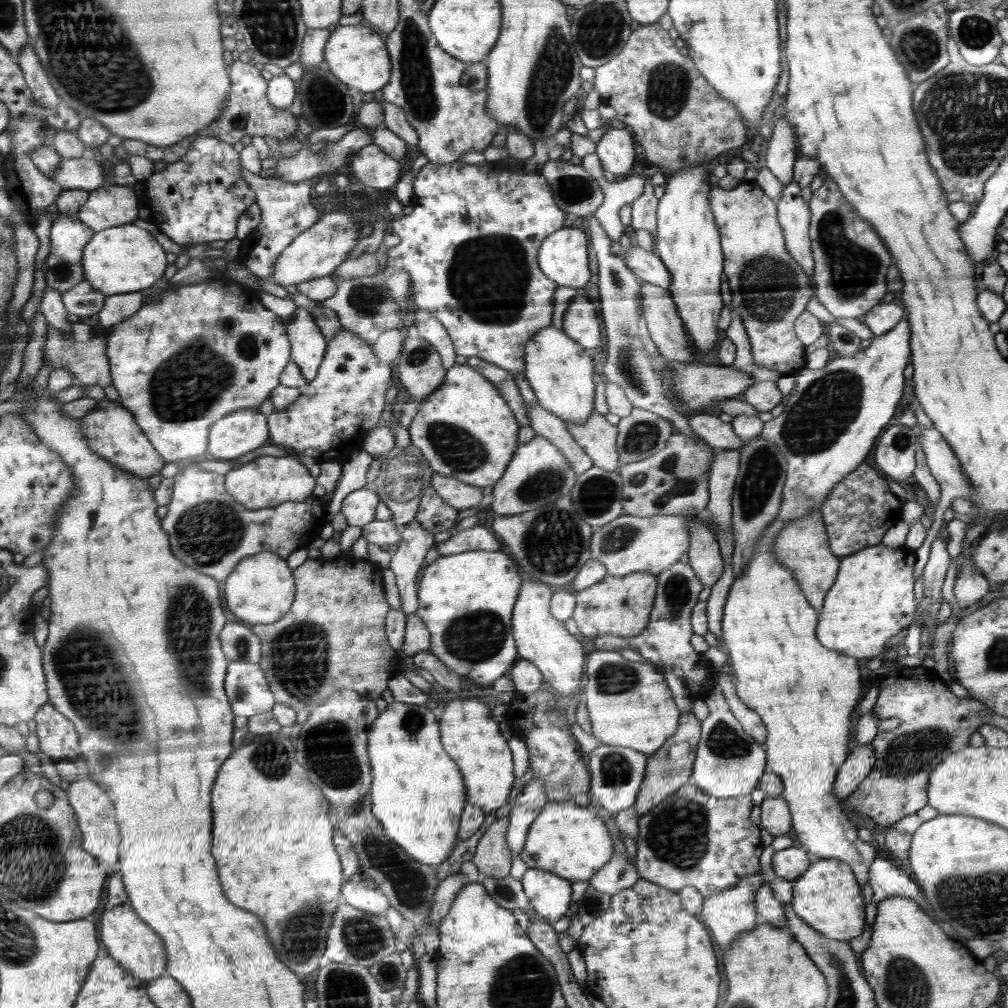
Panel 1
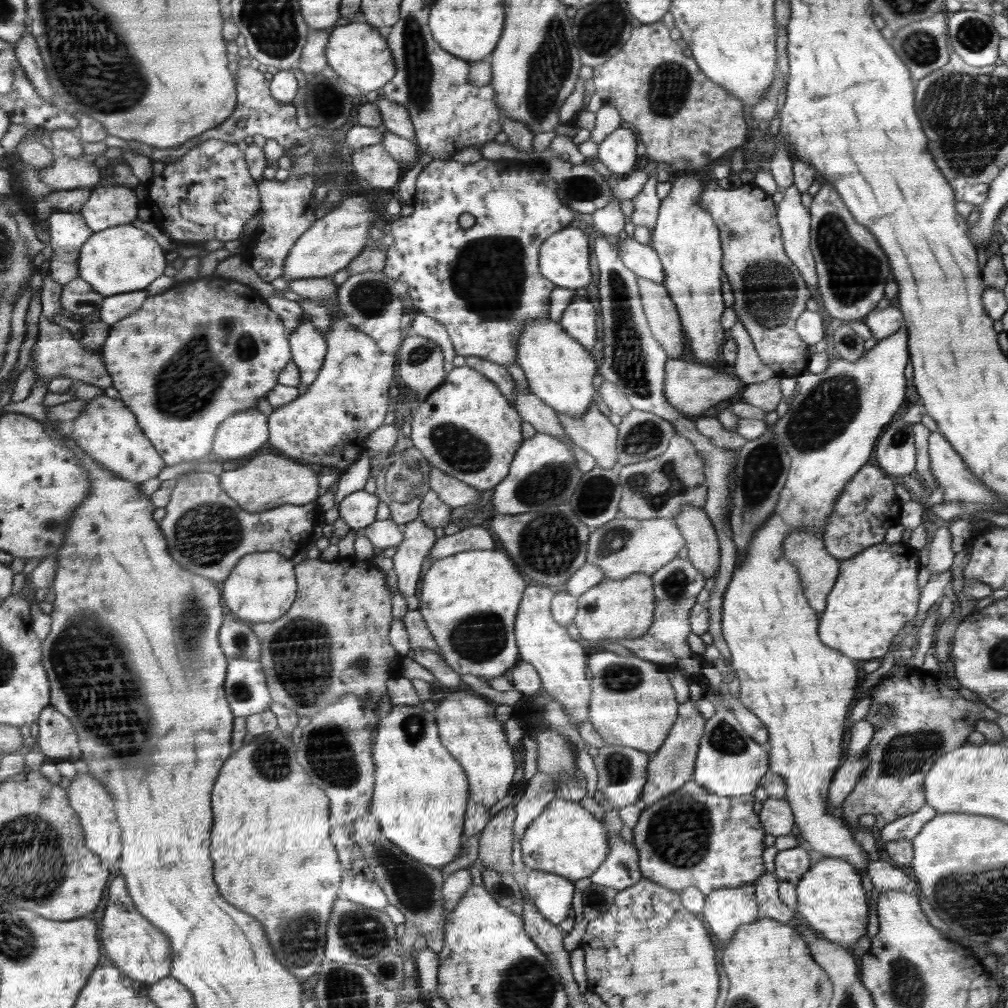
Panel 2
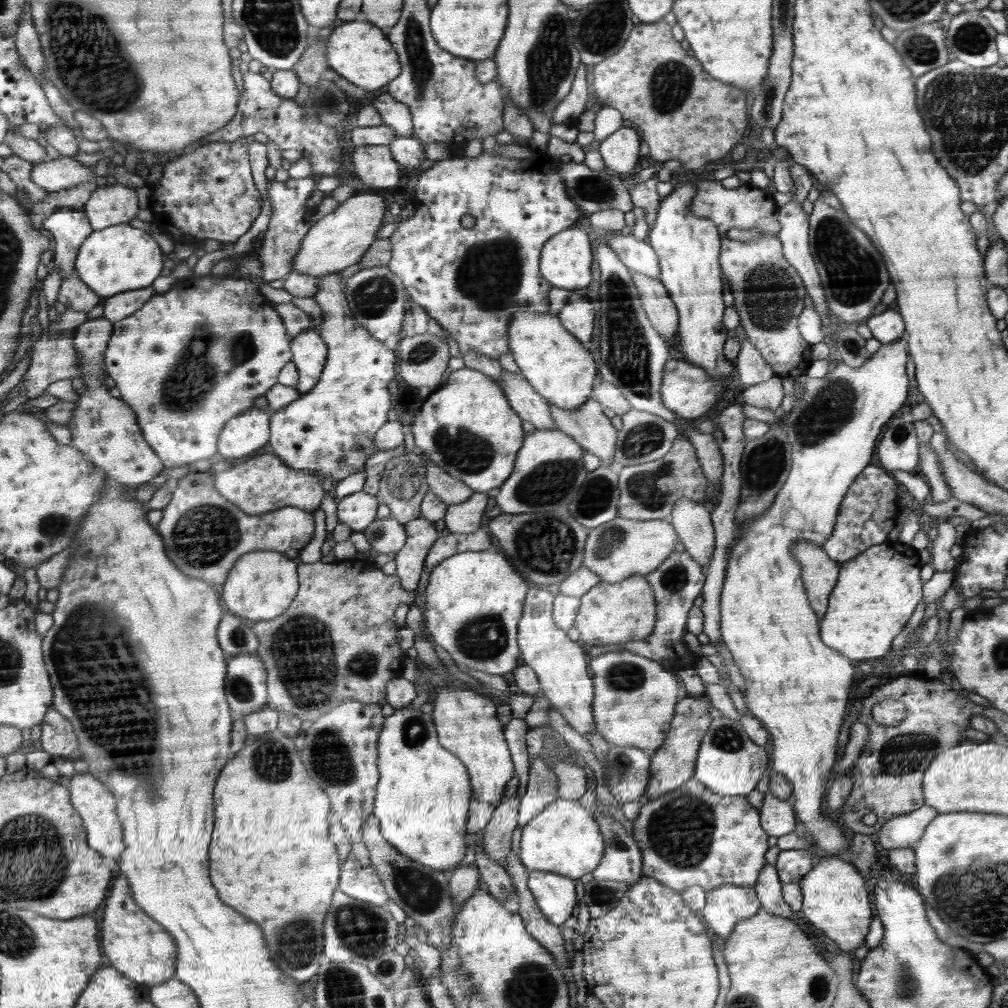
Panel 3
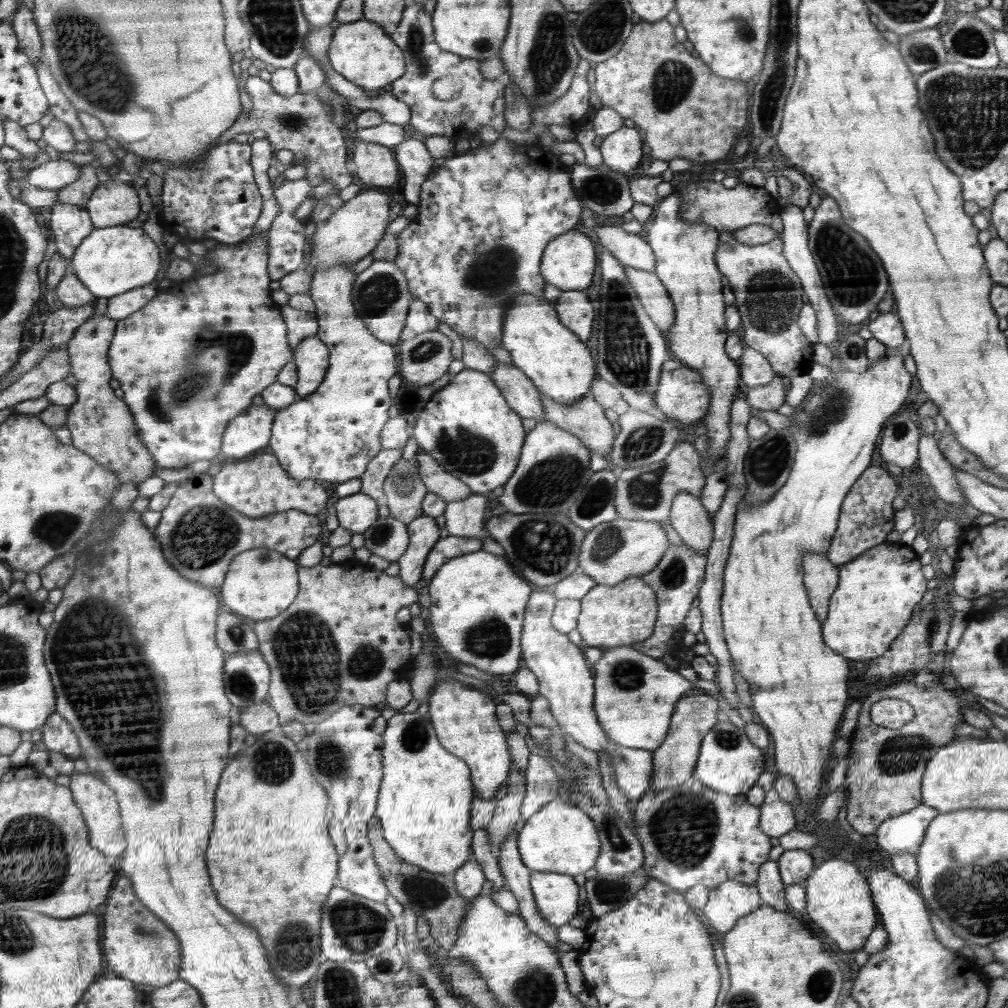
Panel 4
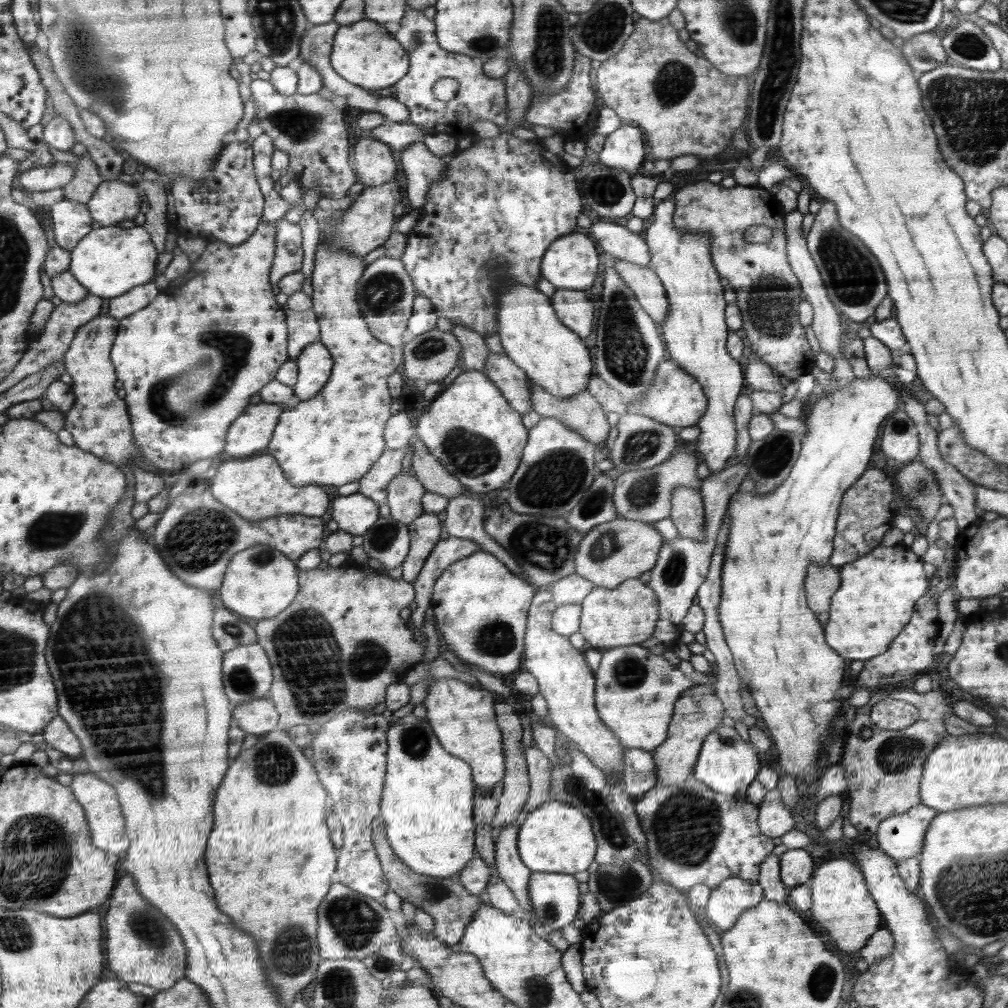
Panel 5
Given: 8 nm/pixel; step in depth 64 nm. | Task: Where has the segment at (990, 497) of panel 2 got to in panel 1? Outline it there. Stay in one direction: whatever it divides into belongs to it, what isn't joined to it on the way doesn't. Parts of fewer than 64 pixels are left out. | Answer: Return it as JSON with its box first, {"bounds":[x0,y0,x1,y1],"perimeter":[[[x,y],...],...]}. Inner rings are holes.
{"bounds":[916,427,971,576],"perimeter":[[[921,427],[921,436],[918,436],[921,447],[924,449],[926,462],[928,463],[931,475],[936,479],[936,482],[941,486],[941,497],[935,506],[934,521],[930,527],[930,530],[926,534],[926,538],[920,548],[916,551],[920,552],[920,560],[916,560],[916,572],[920,572],[920,576],[924,572],[924,568],[930,558],[930,549],[932,543],[936,540],[937,534],[941,532],[942,525],[944,523],[944,513],[947,508],[951,508],[952,502],[956,498],[971,498],[971,484],[967,481],[965,474],[963,473],[961,464],[959,463],[958,457],[954,454],[952,447],[947,443],[947,440],[940,434],[940,432],[933,429],[927,429]]]}

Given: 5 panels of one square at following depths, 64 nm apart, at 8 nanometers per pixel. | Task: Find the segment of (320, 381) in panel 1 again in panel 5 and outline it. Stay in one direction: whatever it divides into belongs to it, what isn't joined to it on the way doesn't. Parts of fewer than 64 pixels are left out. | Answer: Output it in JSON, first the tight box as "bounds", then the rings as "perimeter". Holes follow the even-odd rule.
{"bounds":[268,212,399,488],"perimeter":[[[336,212],[330,218],[322,220],[319,232],[321,239],[316,247],[311,274],[313,286],[311,309],[318,319],[319,341],[327,345],[331,357],[334,358],[335,367],[332,367],[331,378],[318,395],[310,400],[300,401],[294,408],[286,408],[283,411],[279,424],[275,427],[274,438],[268,447],[268,452],[279,461],[287,479],[292,484],[300,486],[305,484],[324,486],[326,484],[337,488],[359,481],[372,468],[386,448],[386,426],[390,418],[390,404],[392,404],[386,378],[392,372],[399,370],[394,366],[392,346],[378,340],[370,332],[357,303],[357,284],[366,267],[364,257],[346,251],[337,251],[329,245],[327,236],[338,225],[337,214],[341,212]]]}

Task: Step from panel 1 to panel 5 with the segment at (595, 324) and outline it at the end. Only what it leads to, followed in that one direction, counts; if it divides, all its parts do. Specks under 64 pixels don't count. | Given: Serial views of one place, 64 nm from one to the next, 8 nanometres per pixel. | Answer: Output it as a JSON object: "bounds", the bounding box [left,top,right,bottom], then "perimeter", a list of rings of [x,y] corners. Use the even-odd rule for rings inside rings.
{"bounds":[550,288,594,339],"perimeter":[[[556,288],[550,297],[559,319],[575,333],[585,339],[592,332],[594,306],[582,290]]]}

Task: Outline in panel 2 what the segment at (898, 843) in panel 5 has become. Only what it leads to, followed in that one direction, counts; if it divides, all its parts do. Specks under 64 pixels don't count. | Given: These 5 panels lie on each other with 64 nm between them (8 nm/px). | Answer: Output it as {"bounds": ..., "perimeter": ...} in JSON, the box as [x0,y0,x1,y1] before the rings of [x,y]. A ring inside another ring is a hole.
{"bounds":[881,805,938,844],"perimeter":[[[926,805],[911,815],[896,819],[894,822],[888,823],[886,827],[881,828],[881,840],[884,844],[888,839],[892,841],[908,840],[911,842],[923,827],[923,824],[932,820],[938,813],[936,809]]]}

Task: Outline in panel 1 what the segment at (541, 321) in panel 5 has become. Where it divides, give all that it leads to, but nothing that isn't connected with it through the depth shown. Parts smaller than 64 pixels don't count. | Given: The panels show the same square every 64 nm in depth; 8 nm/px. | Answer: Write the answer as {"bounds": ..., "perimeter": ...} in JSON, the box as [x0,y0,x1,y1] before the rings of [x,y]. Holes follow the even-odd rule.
{"bounds":[525,325,594,424],"perimeter":[[[553,325],[543,328],[526,344],[525,377],[535,392],[537,403],[556,413],[564,422],[582,424],[594,414],[594,364],[583,345]]]}

